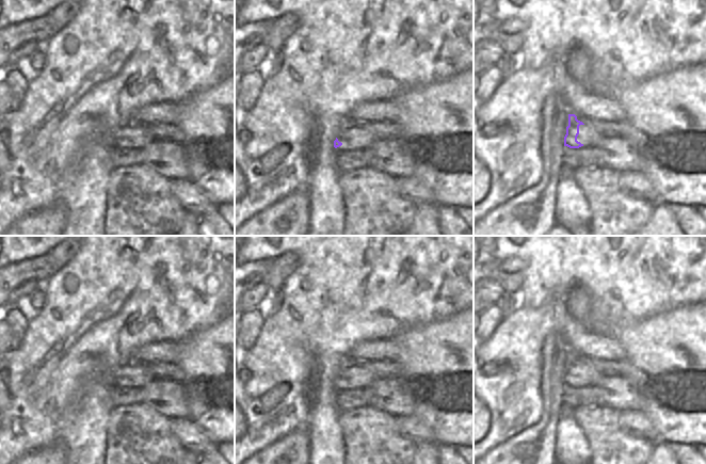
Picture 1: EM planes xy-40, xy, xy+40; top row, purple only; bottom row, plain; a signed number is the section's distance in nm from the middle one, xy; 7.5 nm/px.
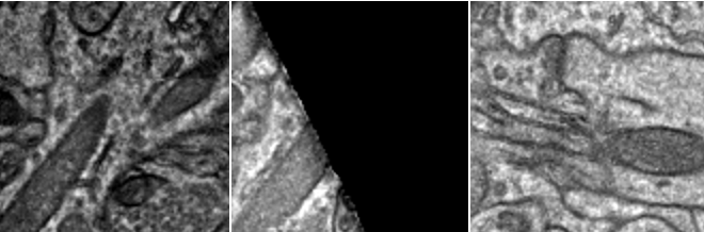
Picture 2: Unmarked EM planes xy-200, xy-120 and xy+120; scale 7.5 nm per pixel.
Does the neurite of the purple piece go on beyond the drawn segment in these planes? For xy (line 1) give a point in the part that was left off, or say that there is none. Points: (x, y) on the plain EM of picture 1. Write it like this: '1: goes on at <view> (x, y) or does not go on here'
1: does not go on here

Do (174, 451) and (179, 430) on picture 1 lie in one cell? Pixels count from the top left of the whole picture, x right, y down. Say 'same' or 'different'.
different

